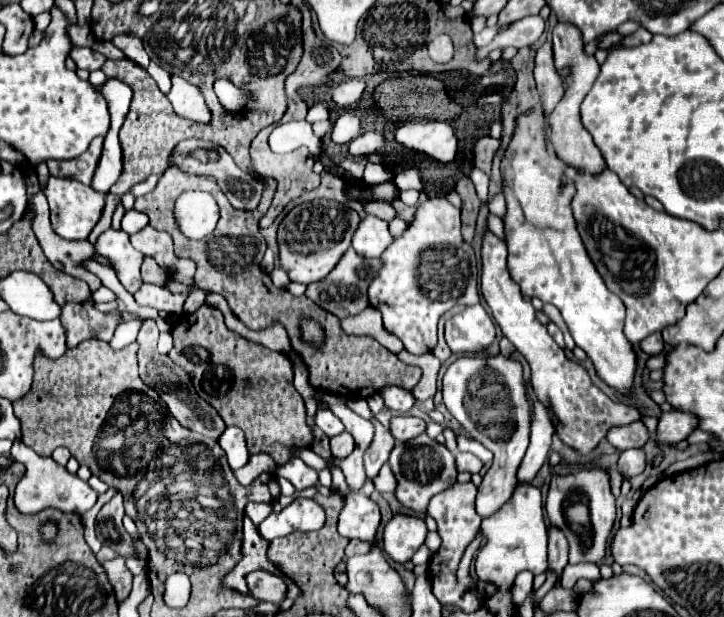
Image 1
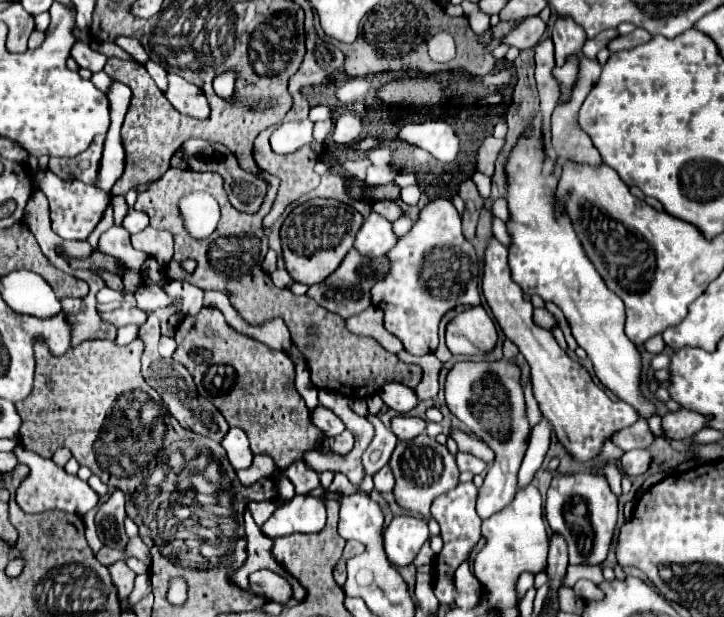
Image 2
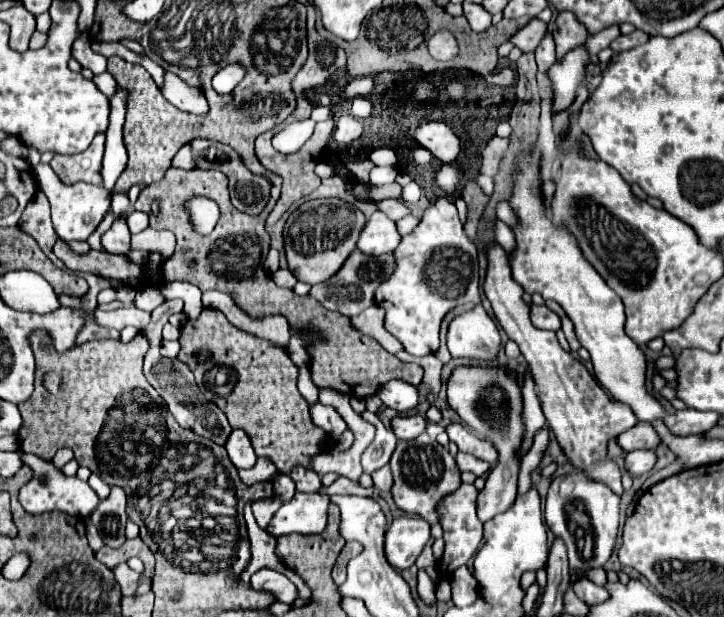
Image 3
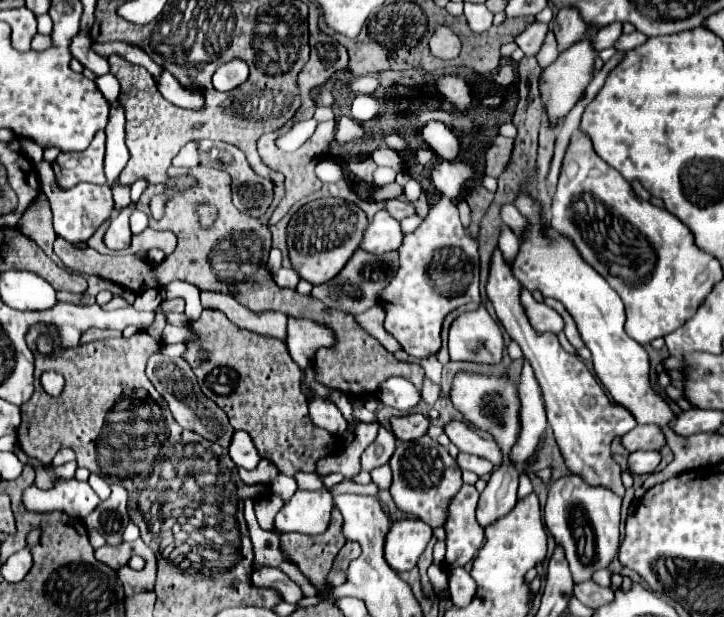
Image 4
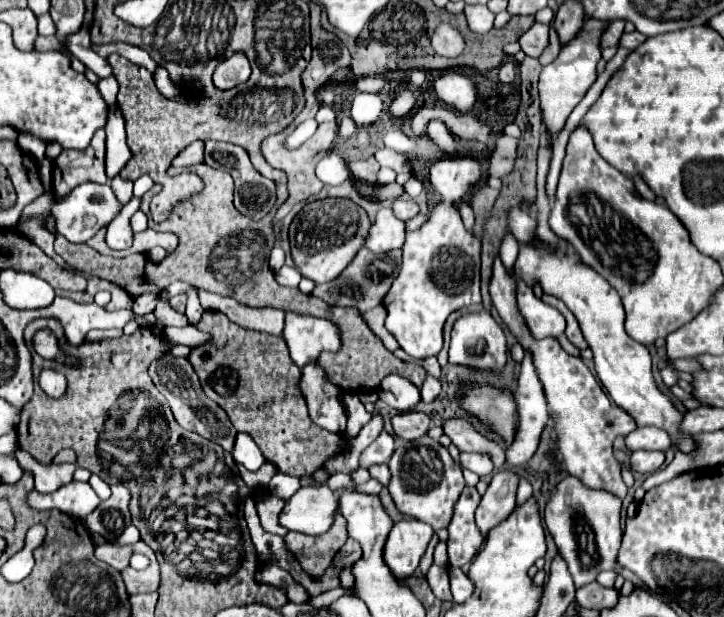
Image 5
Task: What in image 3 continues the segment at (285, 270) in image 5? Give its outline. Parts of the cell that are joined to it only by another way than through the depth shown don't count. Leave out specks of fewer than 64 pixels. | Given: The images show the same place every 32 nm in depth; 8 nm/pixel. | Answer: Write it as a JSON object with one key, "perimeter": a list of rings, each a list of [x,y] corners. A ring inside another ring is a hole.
{"perimeter":[[[280,268],[278,272],[274,272],[272,274],[272,280],[278,284],[278,286],[282,286],[282,288],[294,288],[296,286],[296,276],[292,276],[292,272],[288,270],[288,268]]]}

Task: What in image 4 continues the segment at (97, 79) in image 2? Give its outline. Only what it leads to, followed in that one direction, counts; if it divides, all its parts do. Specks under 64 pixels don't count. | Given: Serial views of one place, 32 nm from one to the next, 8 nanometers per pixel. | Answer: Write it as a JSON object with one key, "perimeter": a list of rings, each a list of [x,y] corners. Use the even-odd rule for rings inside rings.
{"perimeter":[[[111,73],[98,77],[95,83],[110,104],[118,98],[120,85]]]}

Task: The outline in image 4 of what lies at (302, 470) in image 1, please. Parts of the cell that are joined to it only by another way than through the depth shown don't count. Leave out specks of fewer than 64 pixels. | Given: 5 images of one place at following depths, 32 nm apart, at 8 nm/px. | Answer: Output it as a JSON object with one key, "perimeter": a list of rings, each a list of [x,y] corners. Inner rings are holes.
{"perimeter":[[[298,472],[294,478],[298,480],[298,486],[300,486],[300,488],[306,488],[306,490],[318,490],[318,488],[322,486],[322,480],[318,478],[318,474]]]}

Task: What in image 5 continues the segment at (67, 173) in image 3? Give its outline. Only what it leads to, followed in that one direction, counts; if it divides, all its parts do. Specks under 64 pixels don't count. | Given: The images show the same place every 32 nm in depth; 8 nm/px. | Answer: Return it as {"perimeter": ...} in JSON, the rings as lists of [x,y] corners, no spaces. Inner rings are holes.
{"perimeter":[[[104,128],[96,130],[96,136],[92,138],[92,144],[88,148],[76,152],[68,150],[62,152],[54,160],[54,180],[52,190],[56,194],[66,194],[78,184],[84,182],[108,182],[105,170],[106,134]]]}

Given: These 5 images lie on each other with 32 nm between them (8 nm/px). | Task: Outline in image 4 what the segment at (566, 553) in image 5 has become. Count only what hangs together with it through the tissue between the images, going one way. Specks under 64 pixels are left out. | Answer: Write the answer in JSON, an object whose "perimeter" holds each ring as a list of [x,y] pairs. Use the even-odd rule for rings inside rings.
{"perimeter":[[[580,476],[560,478],[552,484],[544,506],[544,522],[556,544],[564,548],[574,584],[592,580],[592,574],[608,568],[620,546],[620,504],[622,498],[602,486],[588,486]],[[574,510],[584,514],[586,522],[572,522]]]}

